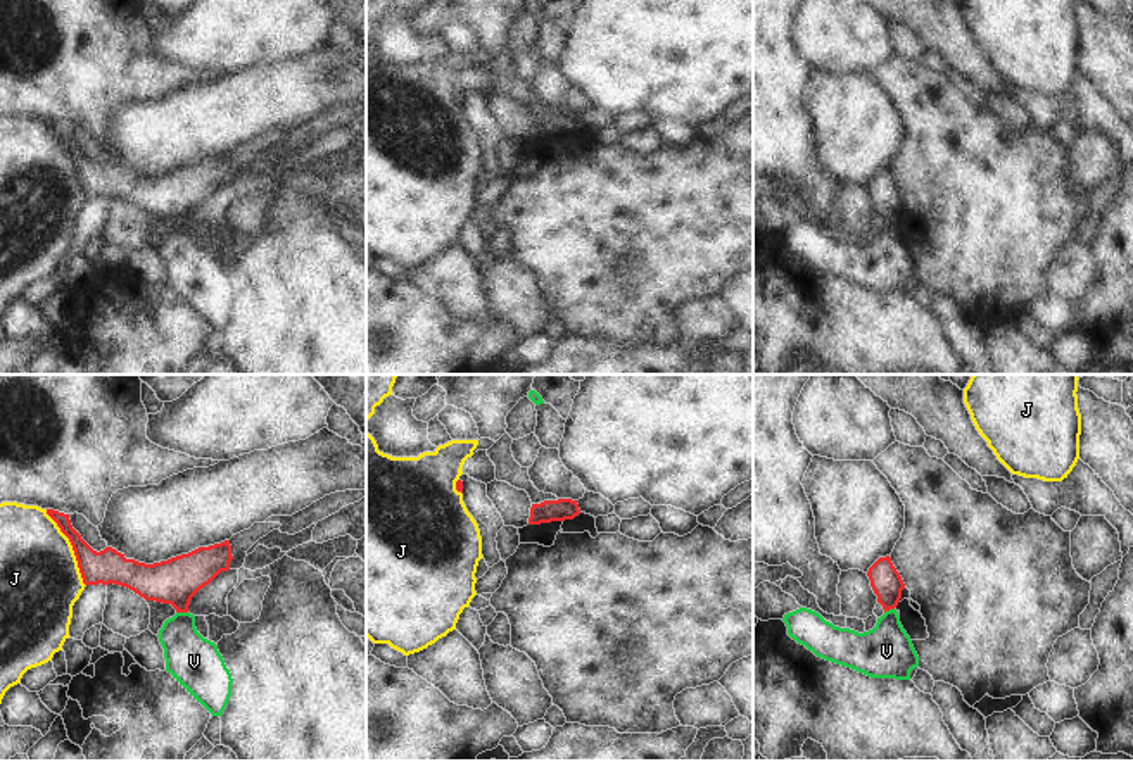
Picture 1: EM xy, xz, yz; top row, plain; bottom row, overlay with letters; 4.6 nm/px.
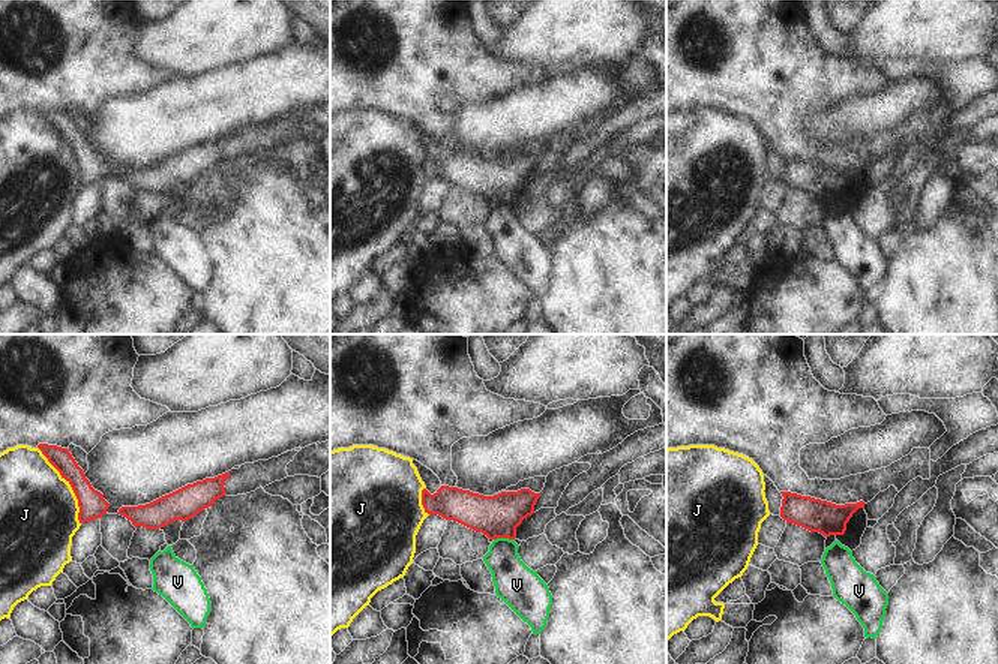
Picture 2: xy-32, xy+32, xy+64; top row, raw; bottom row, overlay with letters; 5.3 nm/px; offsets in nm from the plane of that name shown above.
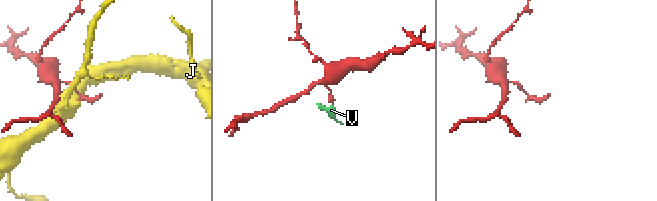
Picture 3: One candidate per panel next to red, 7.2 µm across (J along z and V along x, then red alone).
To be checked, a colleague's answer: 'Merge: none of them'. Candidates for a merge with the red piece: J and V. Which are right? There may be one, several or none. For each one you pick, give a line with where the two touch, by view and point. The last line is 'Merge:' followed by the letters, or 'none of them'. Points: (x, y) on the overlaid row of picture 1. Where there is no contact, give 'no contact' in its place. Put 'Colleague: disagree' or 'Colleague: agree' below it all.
Merge: none of them
Colleague: agree

